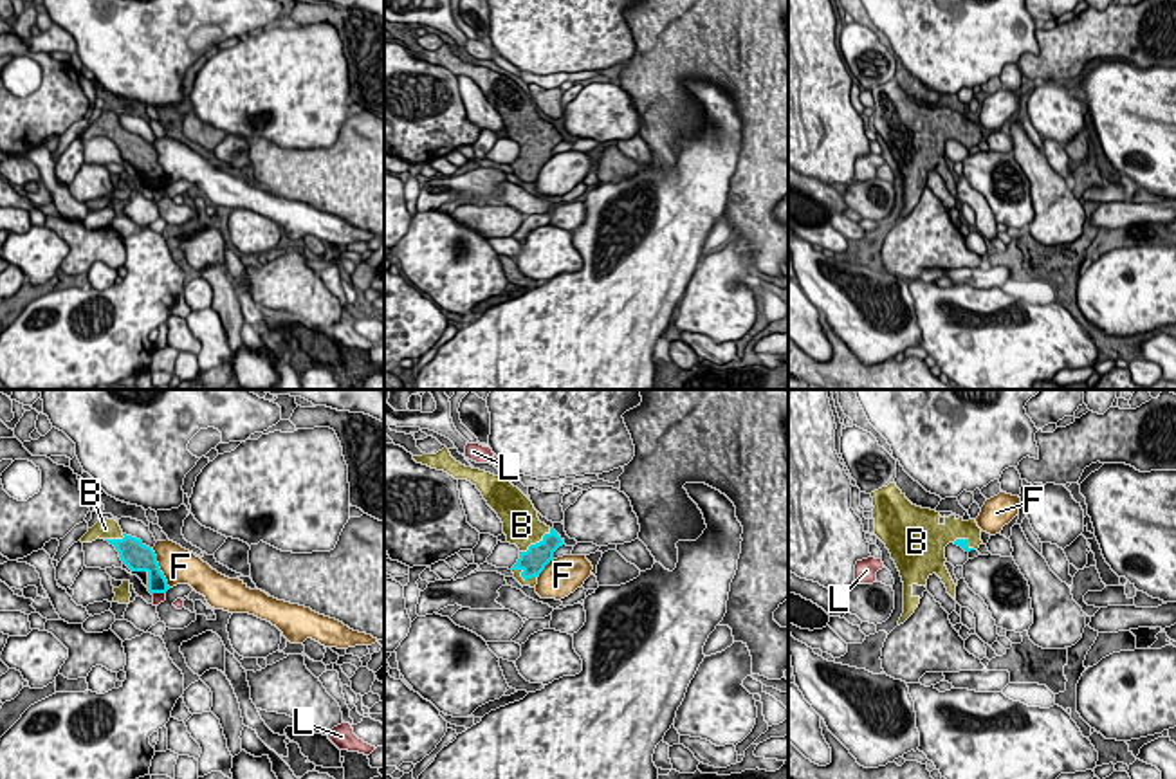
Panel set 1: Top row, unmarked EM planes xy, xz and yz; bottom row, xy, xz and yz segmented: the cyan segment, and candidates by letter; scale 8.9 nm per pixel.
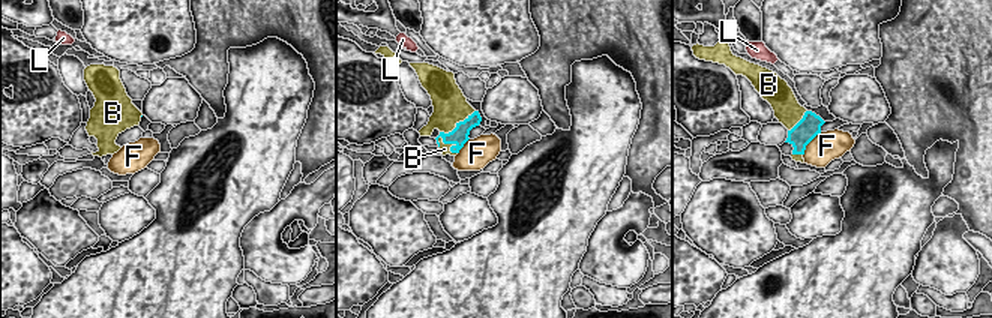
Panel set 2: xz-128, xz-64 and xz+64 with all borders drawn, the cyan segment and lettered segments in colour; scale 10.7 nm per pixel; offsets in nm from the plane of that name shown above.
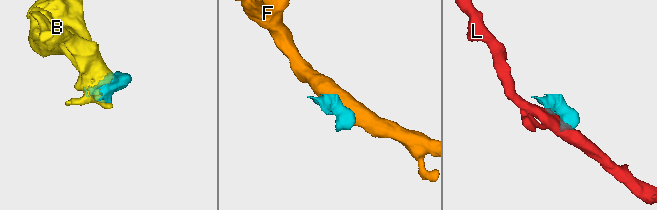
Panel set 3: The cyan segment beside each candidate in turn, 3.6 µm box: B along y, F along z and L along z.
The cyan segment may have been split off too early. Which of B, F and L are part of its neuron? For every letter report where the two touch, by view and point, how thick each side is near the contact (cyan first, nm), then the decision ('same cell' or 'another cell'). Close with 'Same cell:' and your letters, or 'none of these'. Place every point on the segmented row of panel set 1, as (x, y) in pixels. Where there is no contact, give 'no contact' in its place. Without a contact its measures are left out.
B: contact xz (536, 543); calibres 240 and 320 nm; same cell
F: contact xy (159, 568); calibres 260 and 320 nm; another cell
L: contact xy (157, 592); calibres 170 and 100 nm; another cell
Same cell: B

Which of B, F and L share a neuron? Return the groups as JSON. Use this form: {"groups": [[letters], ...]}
{"groups": [["B"], ["F"], ["L"]]}

